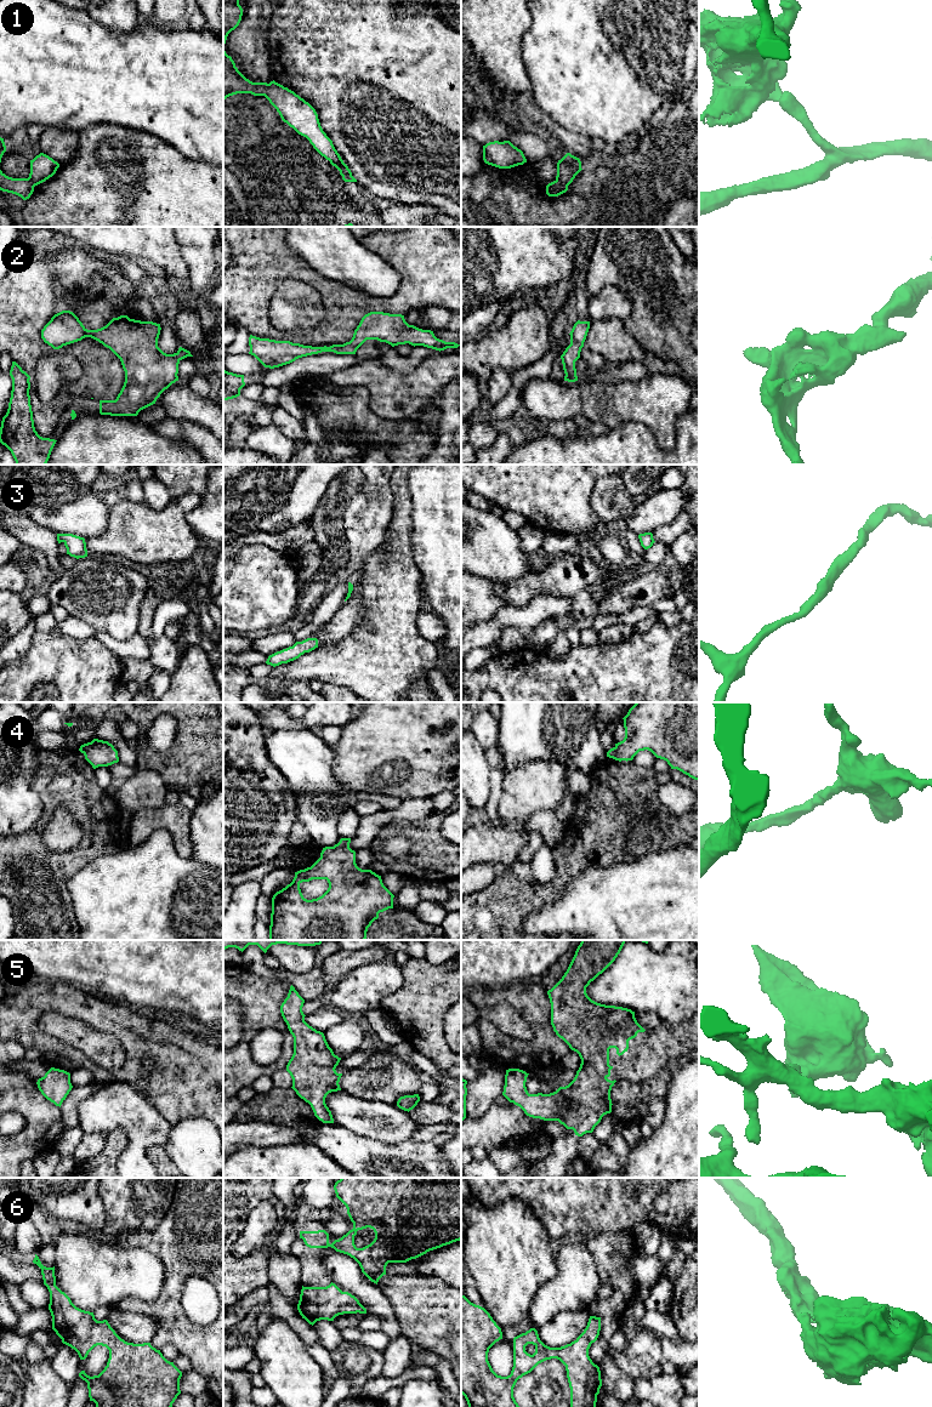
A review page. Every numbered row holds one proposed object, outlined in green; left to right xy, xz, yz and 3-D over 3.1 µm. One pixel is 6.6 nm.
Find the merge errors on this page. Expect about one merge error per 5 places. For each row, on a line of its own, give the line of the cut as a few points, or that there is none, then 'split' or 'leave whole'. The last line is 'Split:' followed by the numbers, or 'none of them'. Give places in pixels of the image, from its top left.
1: xz (268, 84), (267, 91), (263, 95) | split
2: no cut | leave whole
3: no cut | leave whole
4: no cut | leave whole
5: no cut | leave whole
6: no cut | leave whole
Split: 1

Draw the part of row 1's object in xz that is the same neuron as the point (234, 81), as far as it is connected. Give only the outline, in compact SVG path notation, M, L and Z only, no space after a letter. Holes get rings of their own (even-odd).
M223 0L223 99L237 93L265 96L268 89L267 82L252 82L246 79L225 51L227 36L239 25L241 16L239 0Z

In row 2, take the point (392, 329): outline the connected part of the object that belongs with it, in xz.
M370 312L365 314L350 342L333 344L330 347L312 347L290 341L275 341L260 338L250 335L249 354L254 355L265 368L274 369L295 361L299 358L318 354L322 352L334 352L336 354L356 354L357 349L366 340L386 342L392 347L409 343L411 346L424 346L436 351L458 348L455 342L445 342L434 336L431 330L422 330L409 325L404 315L383 312Z

